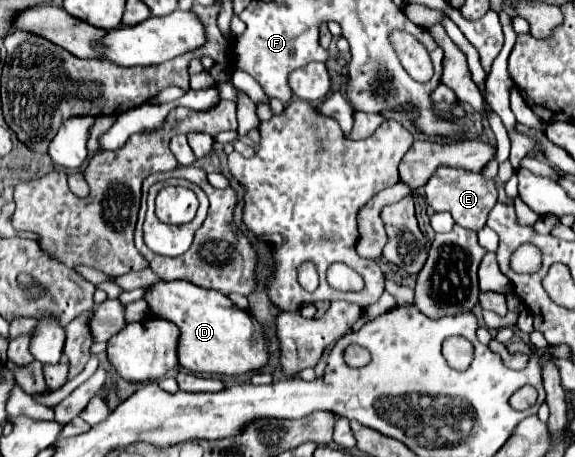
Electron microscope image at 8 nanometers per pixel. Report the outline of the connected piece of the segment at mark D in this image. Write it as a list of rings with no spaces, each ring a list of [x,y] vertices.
[[[159,281],[145,295],[151,315],[173,321],[181,329],[179,365],[191,373],[243,375],[269,365],[269,345],[265,337],[255,337],[255,319],[231,305],[221,291],[203,289],[187,281]]]

